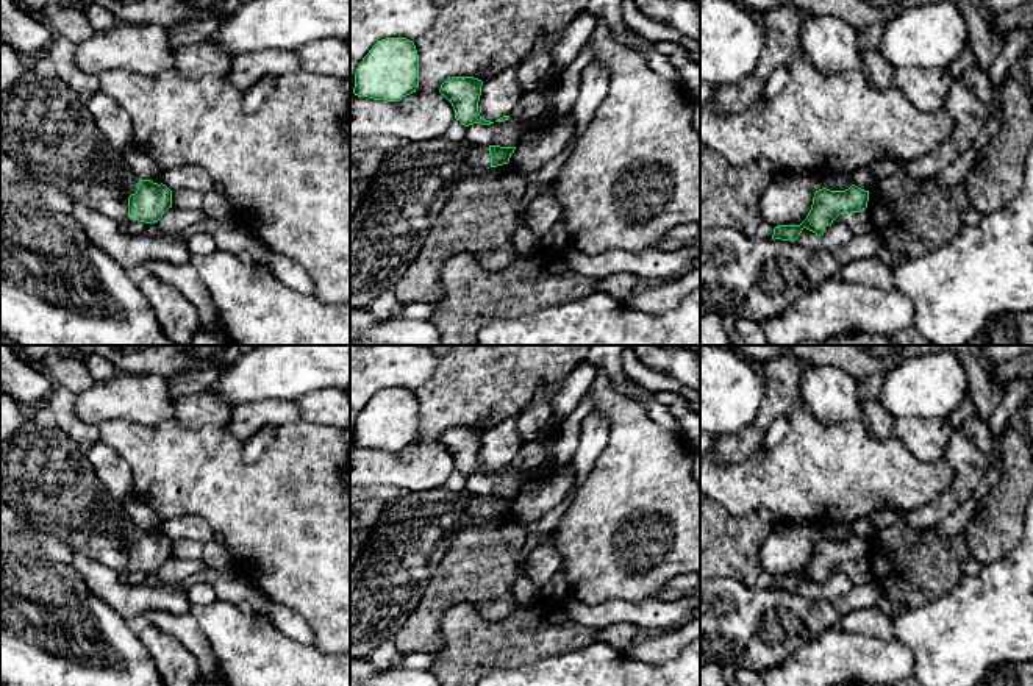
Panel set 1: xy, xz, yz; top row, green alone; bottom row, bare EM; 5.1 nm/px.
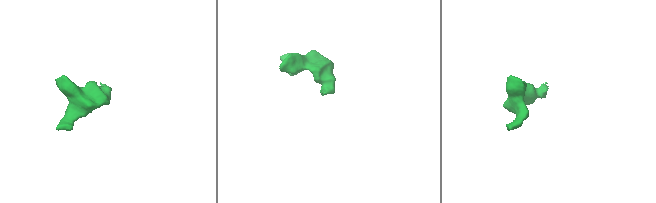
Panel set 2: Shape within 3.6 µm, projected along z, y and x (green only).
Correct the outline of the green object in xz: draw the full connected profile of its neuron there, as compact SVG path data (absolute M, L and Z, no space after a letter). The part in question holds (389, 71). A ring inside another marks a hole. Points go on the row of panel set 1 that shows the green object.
M378 41L355 72L353 94L374 100L399 102L419 88L419 55L413 41Z

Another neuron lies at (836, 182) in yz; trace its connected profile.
M842 172L827 175L820 178L820 181L822 188L827 188L830 191L845 191L852 186L850 173L842 173Z

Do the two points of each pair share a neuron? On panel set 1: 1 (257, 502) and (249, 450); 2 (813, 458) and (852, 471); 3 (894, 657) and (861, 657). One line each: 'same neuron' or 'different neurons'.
1: different neurons
2: same neuron
3: same neuron

